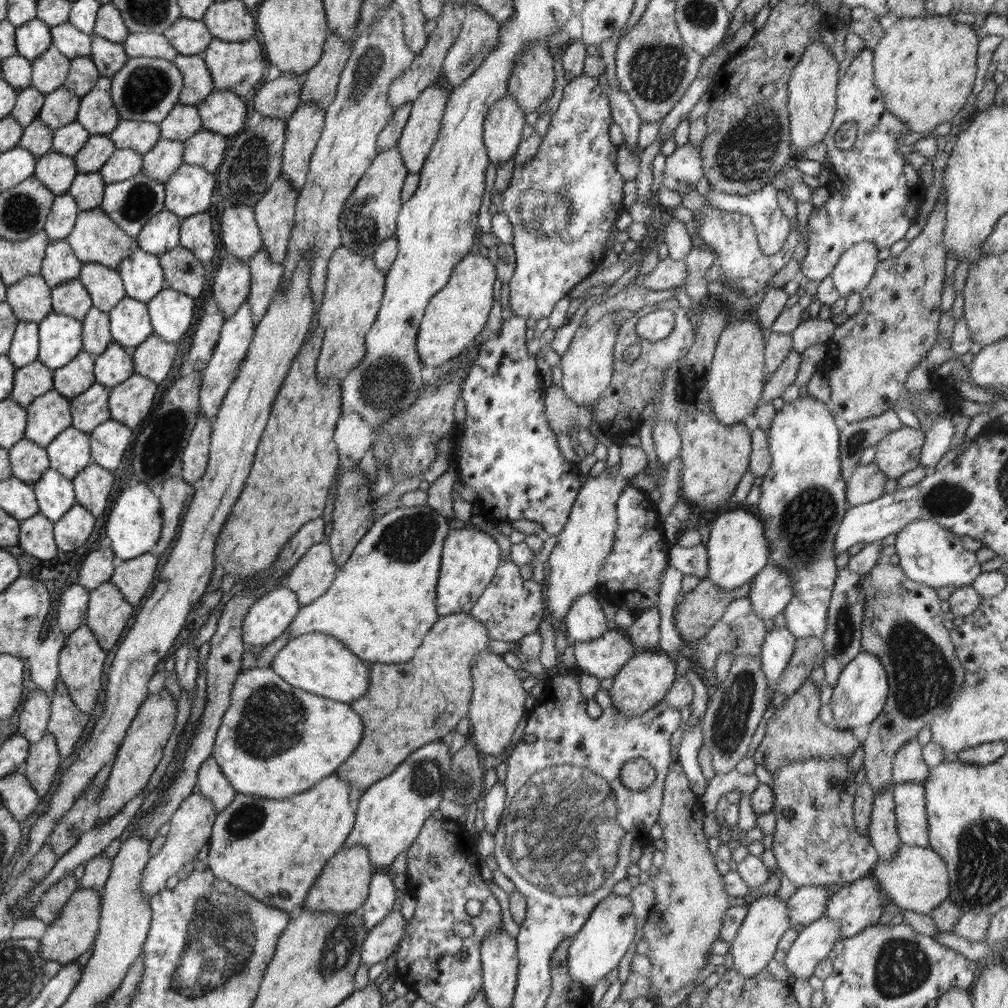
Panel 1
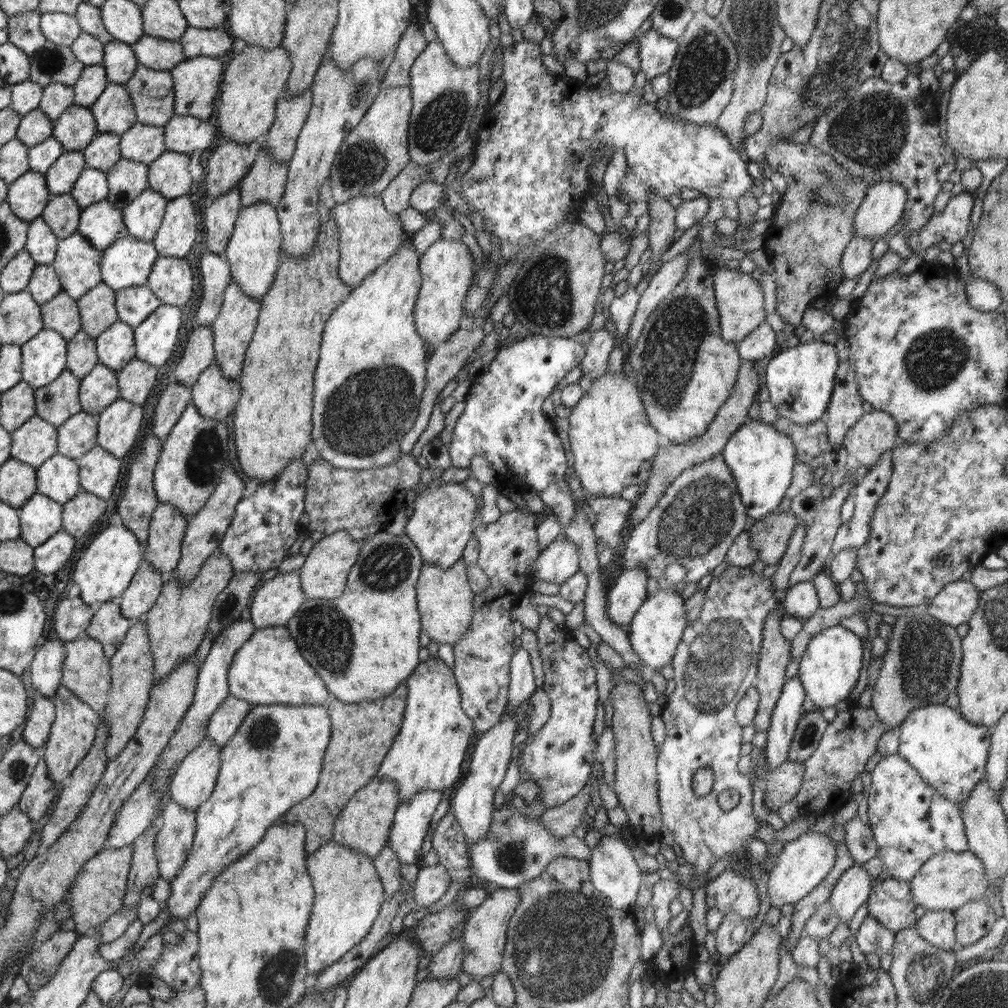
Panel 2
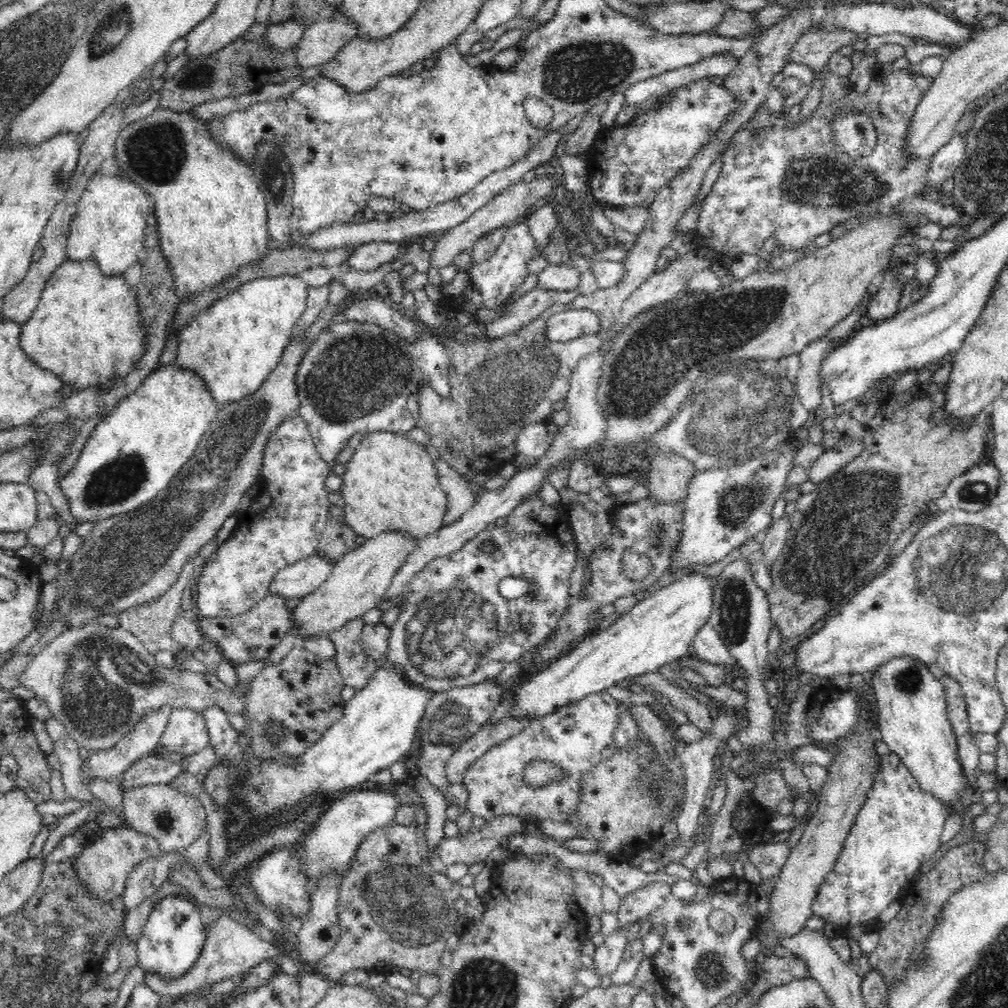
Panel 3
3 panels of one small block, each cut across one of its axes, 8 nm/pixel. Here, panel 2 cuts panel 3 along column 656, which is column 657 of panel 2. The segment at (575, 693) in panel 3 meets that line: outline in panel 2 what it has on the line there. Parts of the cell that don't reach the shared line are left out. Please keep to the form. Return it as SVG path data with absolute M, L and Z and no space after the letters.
M658 589L654 595L640 605L626 632L634 652L643 662L642 666L647 672L658 671L667 664L671 664L677 646L686 629L687 610L685 601L680 593L668 589Z

